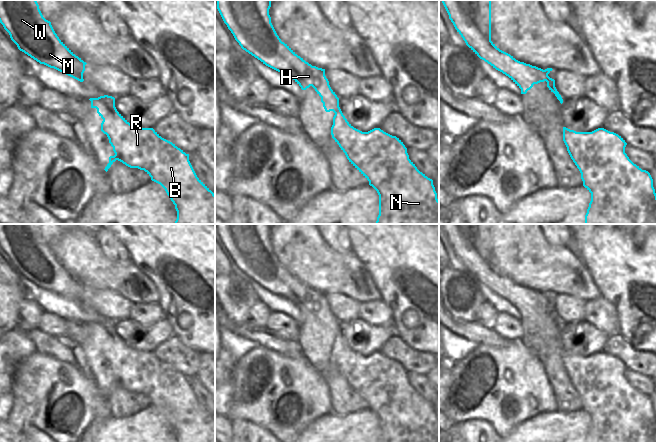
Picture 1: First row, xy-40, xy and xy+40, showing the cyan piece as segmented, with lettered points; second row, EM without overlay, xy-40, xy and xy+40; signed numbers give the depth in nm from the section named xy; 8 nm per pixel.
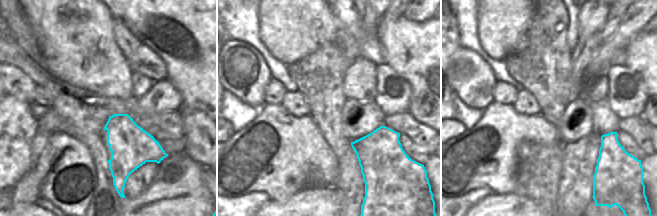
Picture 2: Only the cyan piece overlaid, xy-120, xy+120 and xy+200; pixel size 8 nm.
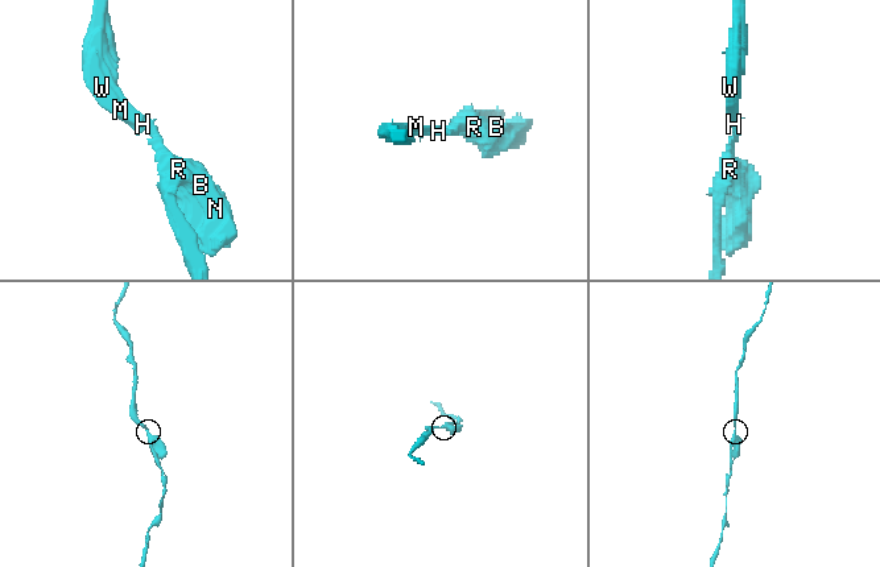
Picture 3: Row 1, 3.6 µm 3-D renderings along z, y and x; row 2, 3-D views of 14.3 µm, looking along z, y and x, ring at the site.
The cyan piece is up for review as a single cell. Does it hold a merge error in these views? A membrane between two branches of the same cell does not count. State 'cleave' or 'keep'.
keep

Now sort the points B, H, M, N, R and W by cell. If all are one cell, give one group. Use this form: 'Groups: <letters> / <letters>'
Groups: B H M N R W

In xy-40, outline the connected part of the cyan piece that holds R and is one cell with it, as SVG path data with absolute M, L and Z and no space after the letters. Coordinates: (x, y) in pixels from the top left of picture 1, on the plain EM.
M104 319L89 324L91 332L96 332L103 343L101 355L107 359L115 377L109 381L109 387L104 393L106 396L116 384L130 392L144 394L152 405L165 413L175 429L177 442L215 442L215 418L197 401L189 385L189 378L162 362L153 352L130 348L117 335L114 321Z

